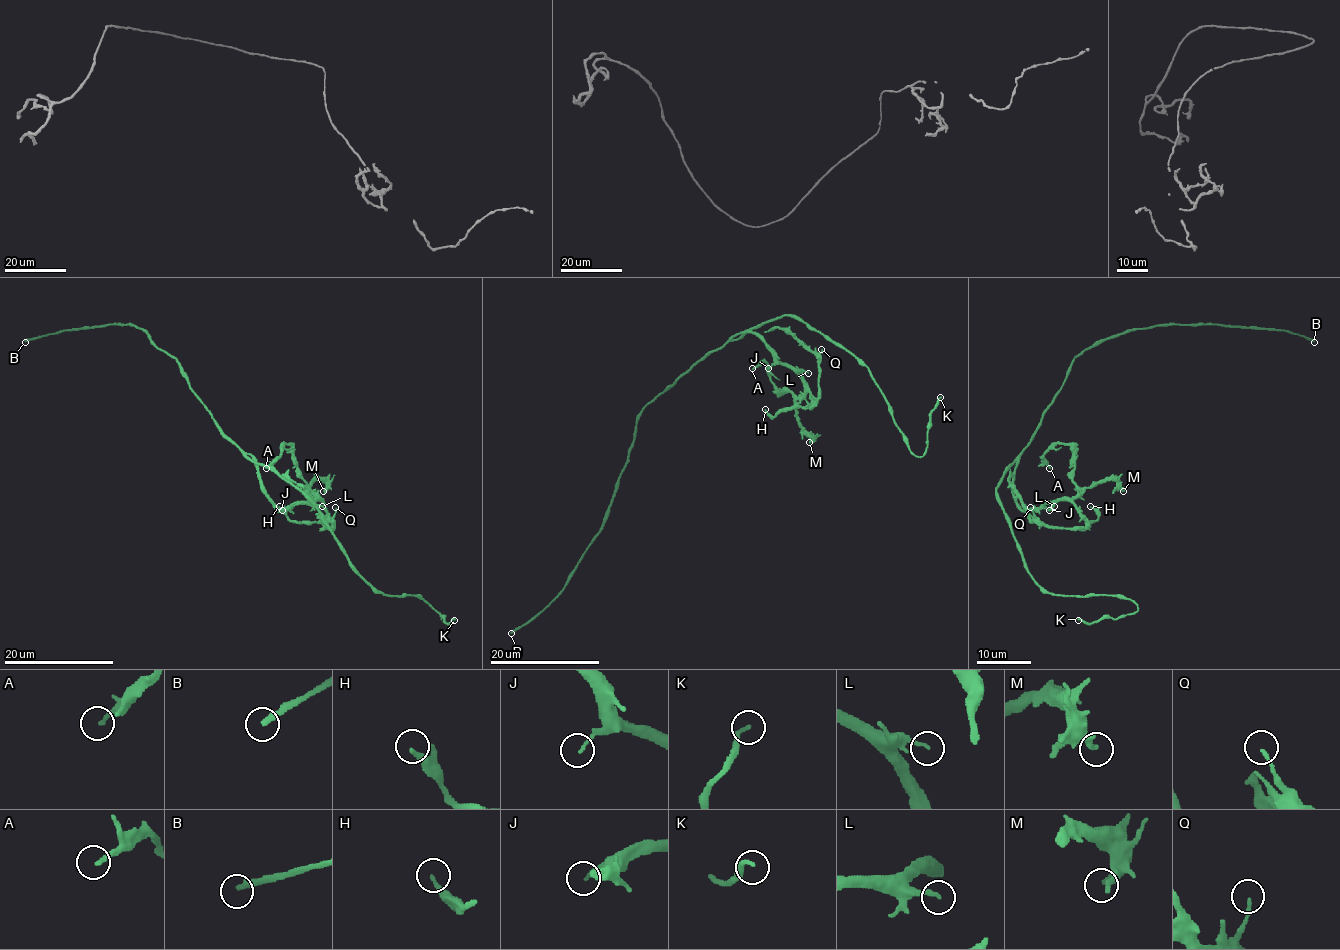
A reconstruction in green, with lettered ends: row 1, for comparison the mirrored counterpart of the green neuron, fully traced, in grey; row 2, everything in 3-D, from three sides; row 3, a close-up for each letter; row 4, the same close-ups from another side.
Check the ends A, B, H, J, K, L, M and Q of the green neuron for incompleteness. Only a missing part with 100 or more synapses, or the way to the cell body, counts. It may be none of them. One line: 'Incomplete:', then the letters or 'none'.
Incomplete: B

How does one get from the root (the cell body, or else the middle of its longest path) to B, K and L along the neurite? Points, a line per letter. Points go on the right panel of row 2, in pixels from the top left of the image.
B: (1030, 442), (1073, 359), (1122, 333), (1160, 324), (1222, 324), (1285, 329), (1314, 342)
K: (1030, 442), (996, 490), (1023, 566), (1049, 594), (1122, 595), (1137, 606), (1134, 613), (1116, 618), (1078, 620)
L: (1030, 442), (1014, 462), (1014, 501), (1023, 510), (1036, 510), (1044, 503), (1054, 506)

